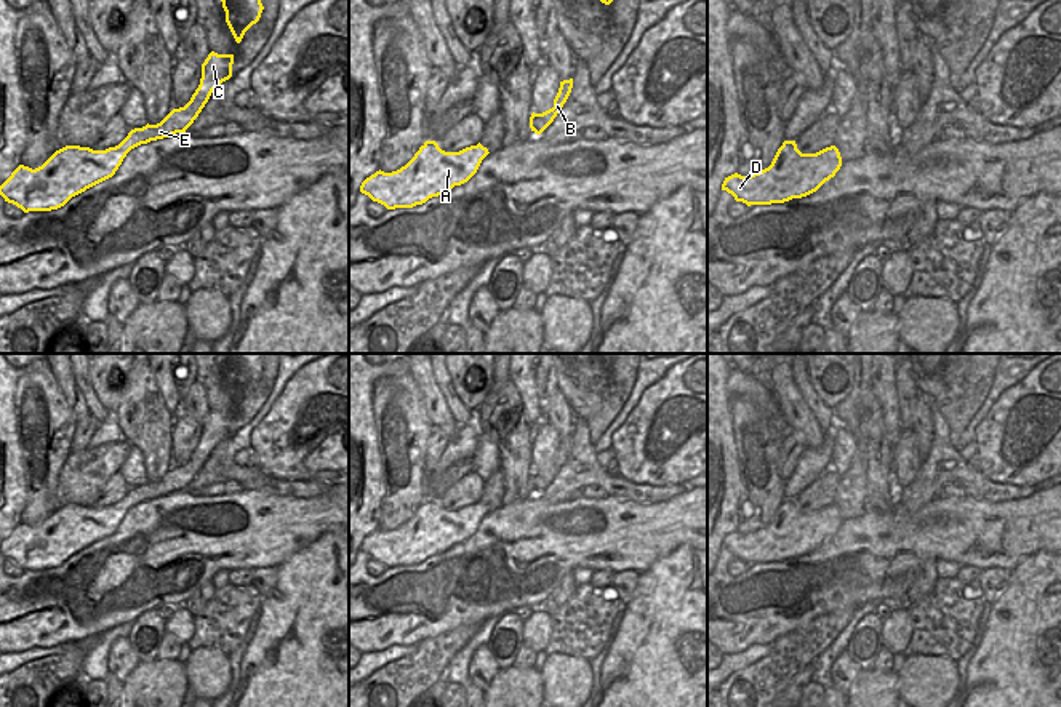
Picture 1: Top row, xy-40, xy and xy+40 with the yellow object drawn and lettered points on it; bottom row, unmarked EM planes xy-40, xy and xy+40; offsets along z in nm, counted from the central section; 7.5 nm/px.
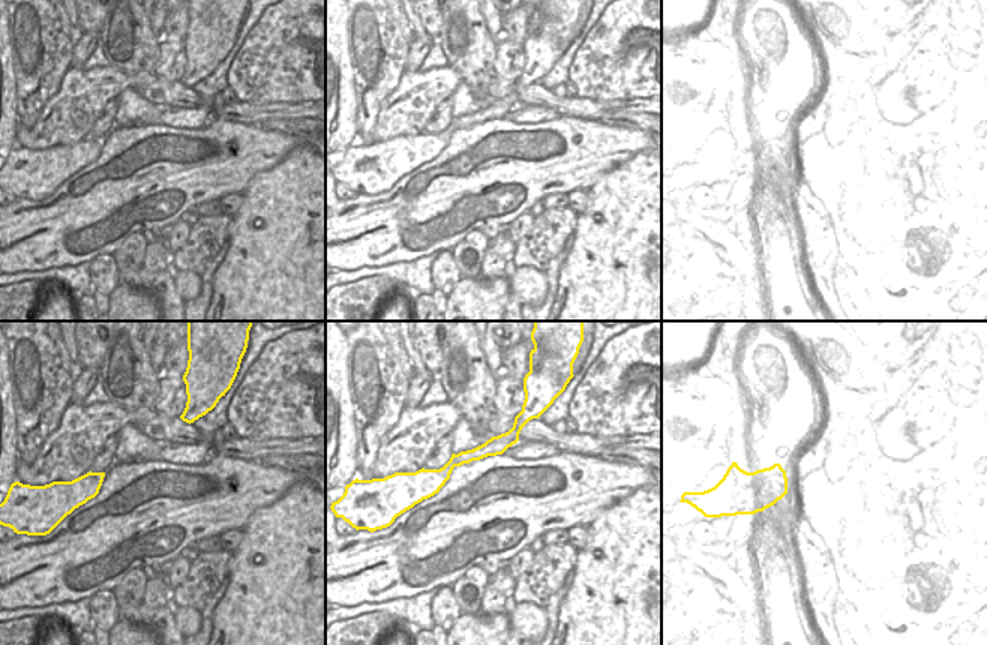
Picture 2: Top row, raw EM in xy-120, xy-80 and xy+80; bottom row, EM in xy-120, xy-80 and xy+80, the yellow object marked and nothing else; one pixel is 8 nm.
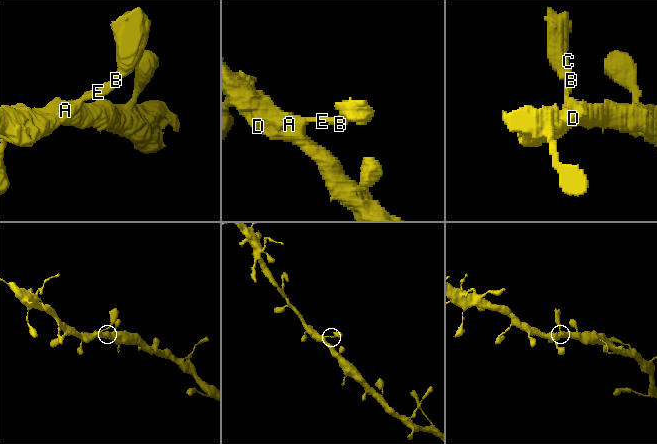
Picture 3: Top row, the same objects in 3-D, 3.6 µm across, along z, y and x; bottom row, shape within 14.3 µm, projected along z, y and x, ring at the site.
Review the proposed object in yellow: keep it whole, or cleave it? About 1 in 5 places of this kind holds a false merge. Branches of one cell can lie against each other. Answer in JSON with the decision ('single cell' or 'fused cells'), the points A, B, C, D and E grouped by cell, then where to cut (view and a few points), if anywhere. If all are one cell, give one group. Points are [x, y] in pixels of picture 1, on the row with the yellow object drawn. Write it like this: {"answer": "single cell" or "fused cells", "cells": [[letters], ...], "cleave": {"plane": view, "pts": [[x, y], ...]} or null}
{"answer": "single cell", "cells": [["A", "B", "C", "D", "E"]], "cleave": null}

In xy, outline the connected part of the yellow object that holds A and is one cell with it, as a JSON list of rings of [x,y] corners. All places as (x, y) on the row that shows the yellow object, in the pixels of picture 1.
[[[426,141],[400,170],[379,170],[366,178],[360,192],[387,210],[413,208],[467,182],[488,154],[480,142],[459,152],[445,152],[435,141]]]

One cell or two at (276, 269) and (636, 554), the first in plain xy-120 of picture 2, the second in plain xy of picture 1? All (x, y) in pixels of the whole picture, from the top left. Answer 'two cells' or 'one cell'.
two cells

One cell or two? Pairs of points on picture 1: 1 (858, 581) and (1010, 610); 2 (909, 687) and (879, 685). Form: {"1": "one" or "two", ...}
{"1": "two", "2": "two"}

